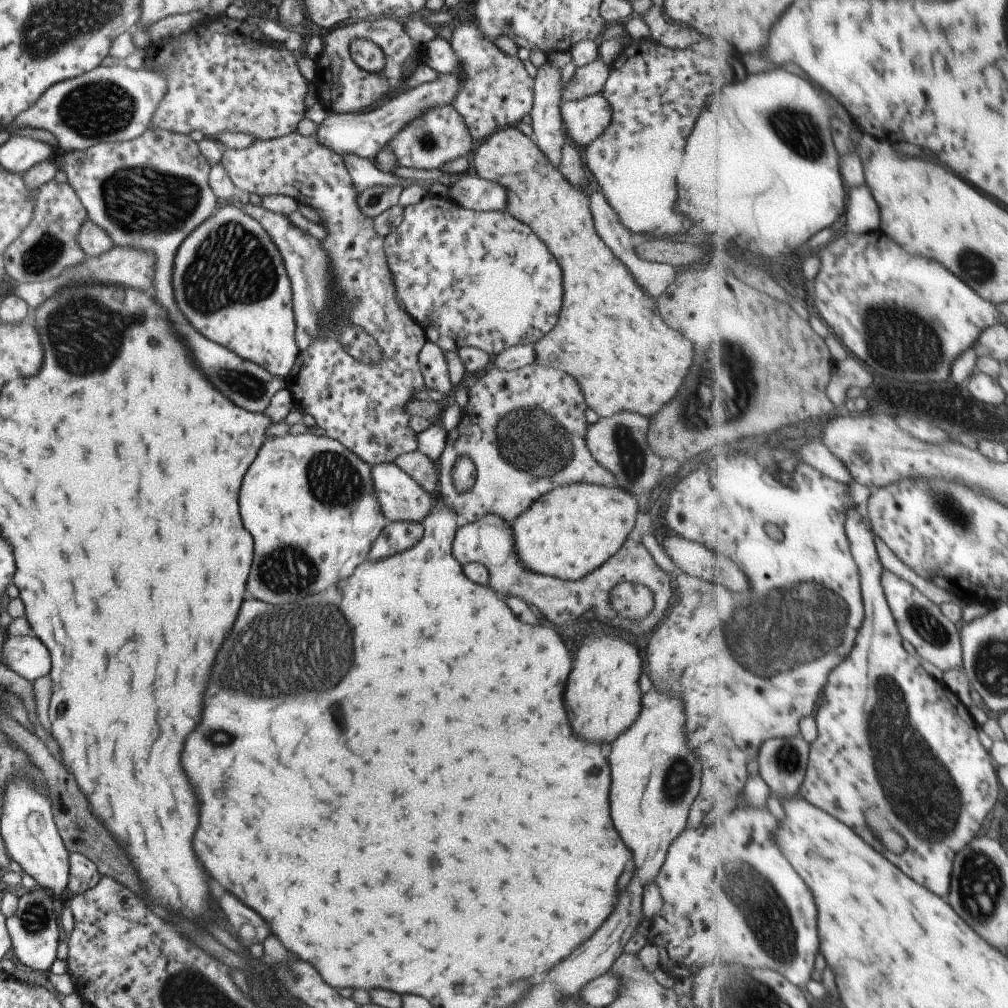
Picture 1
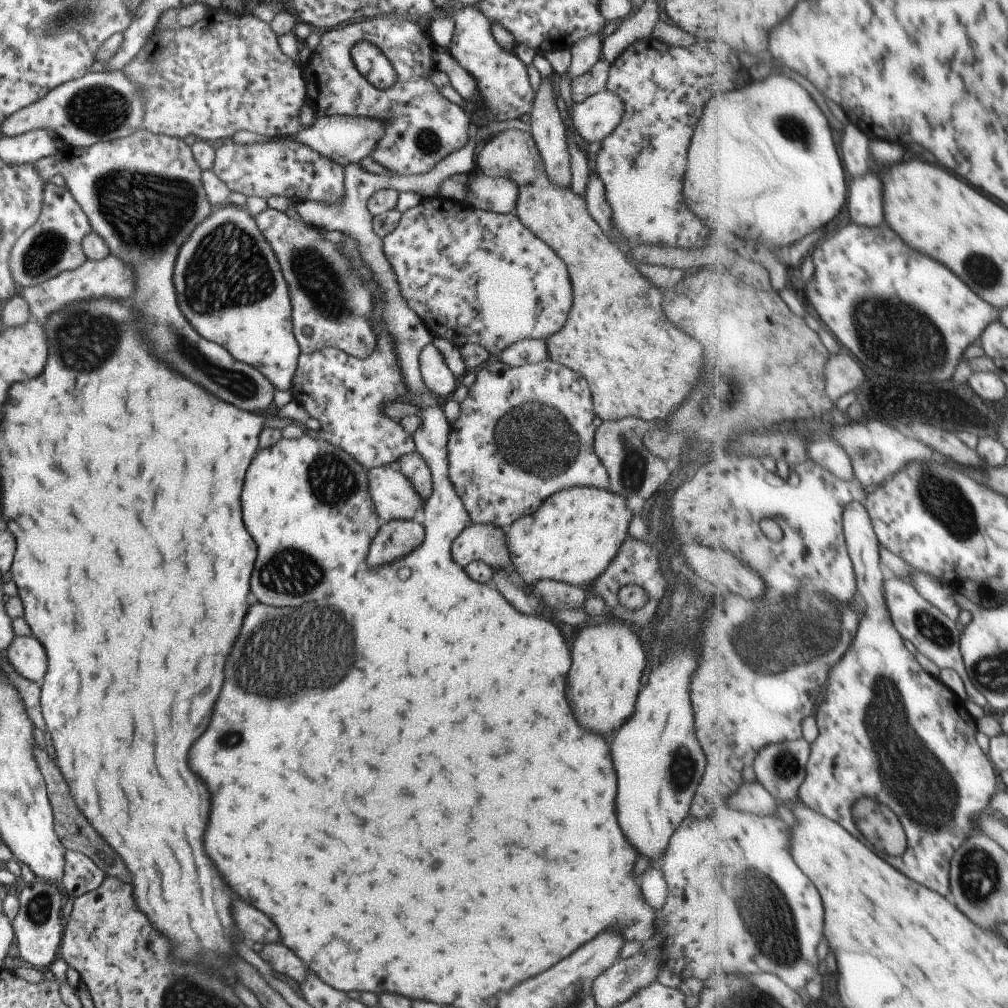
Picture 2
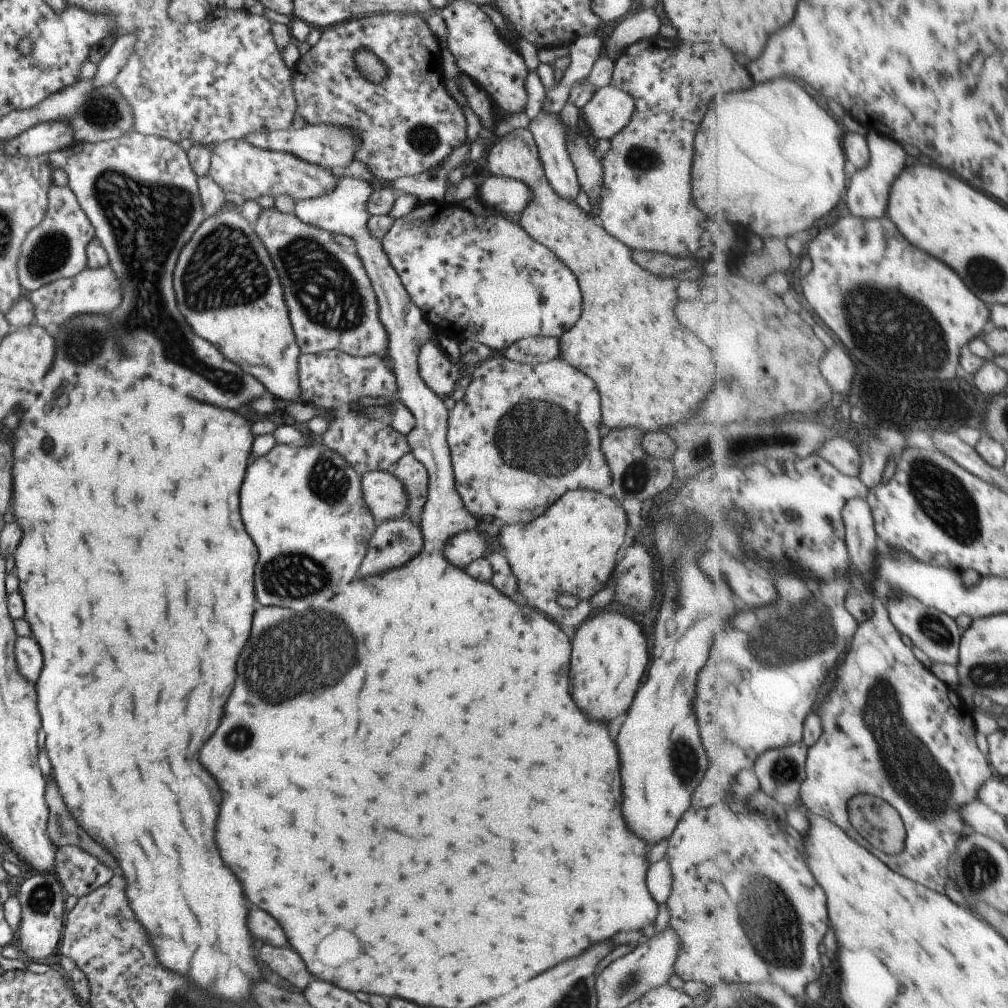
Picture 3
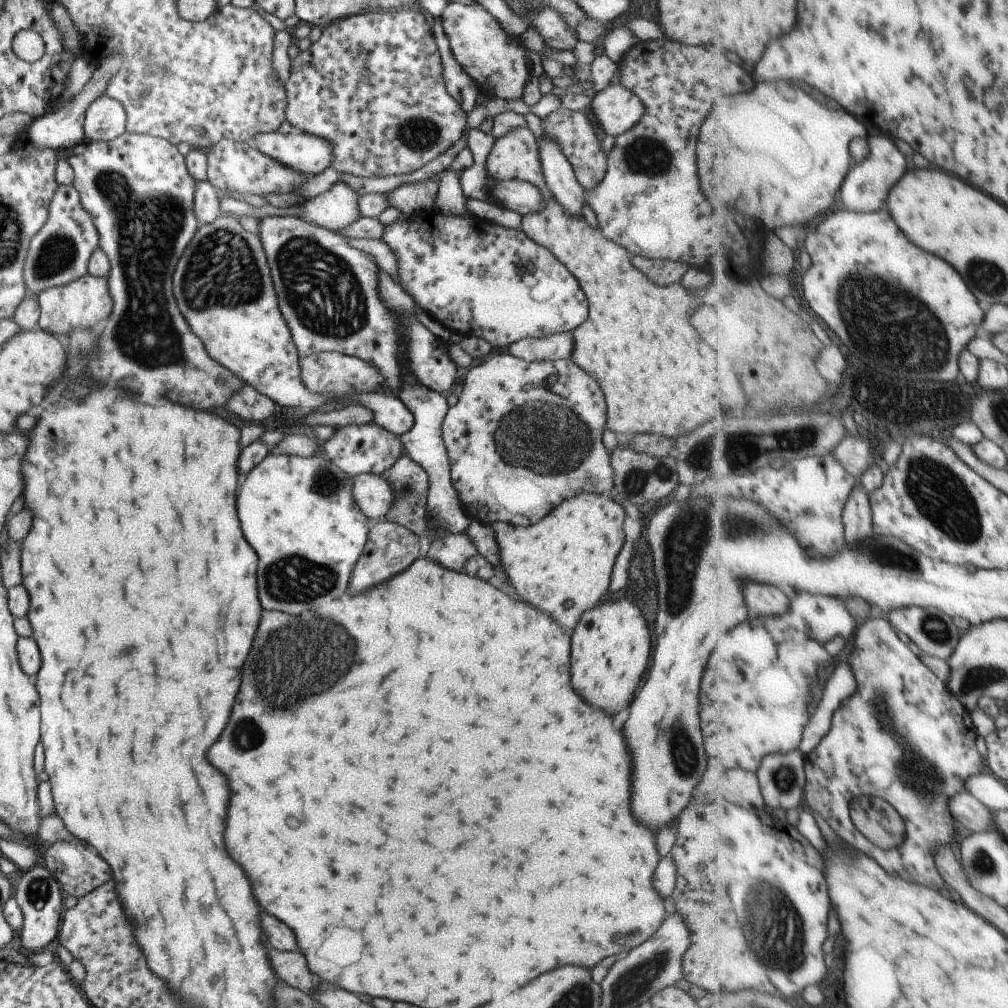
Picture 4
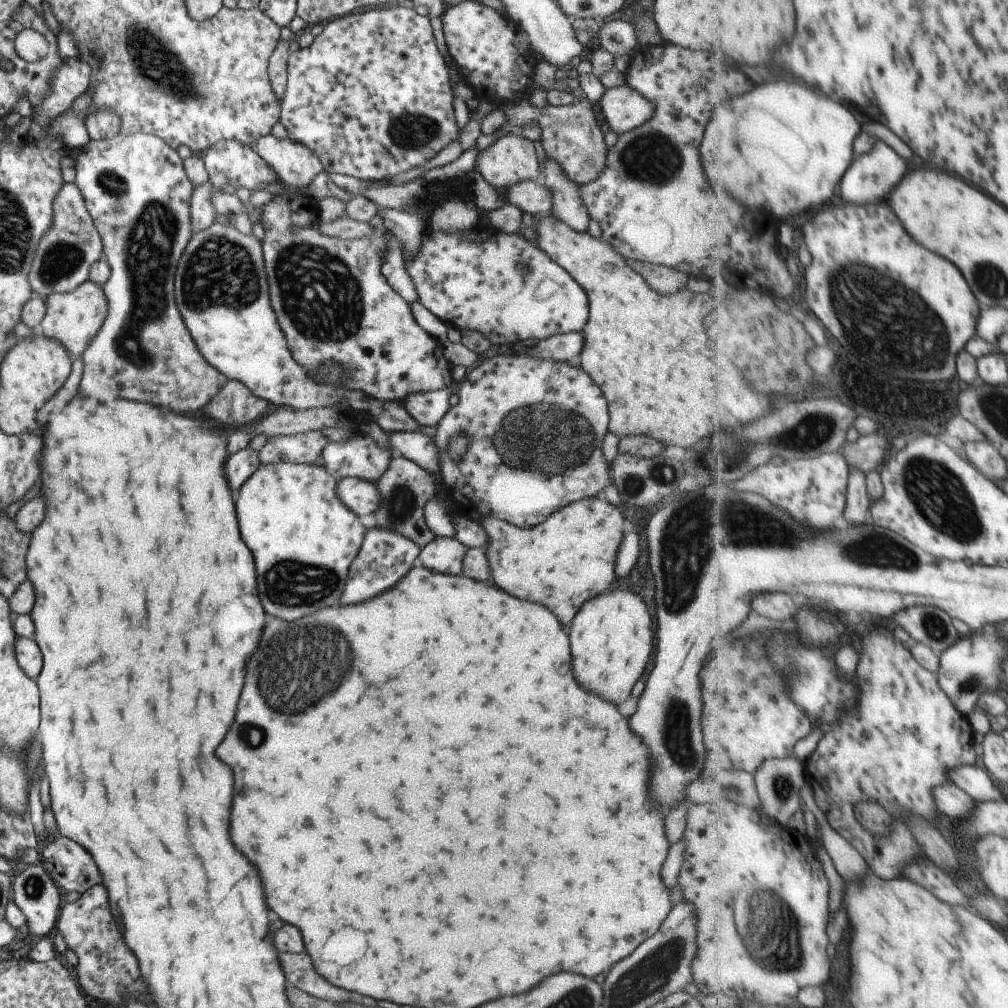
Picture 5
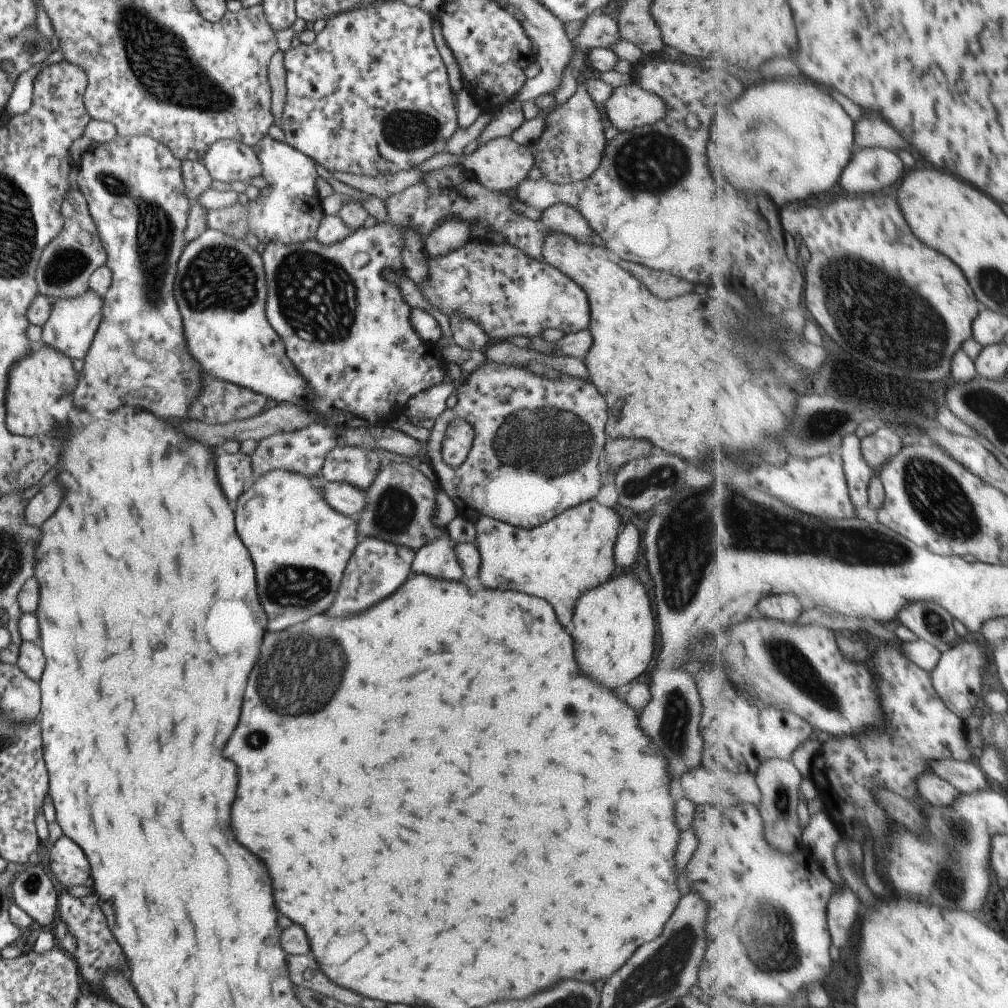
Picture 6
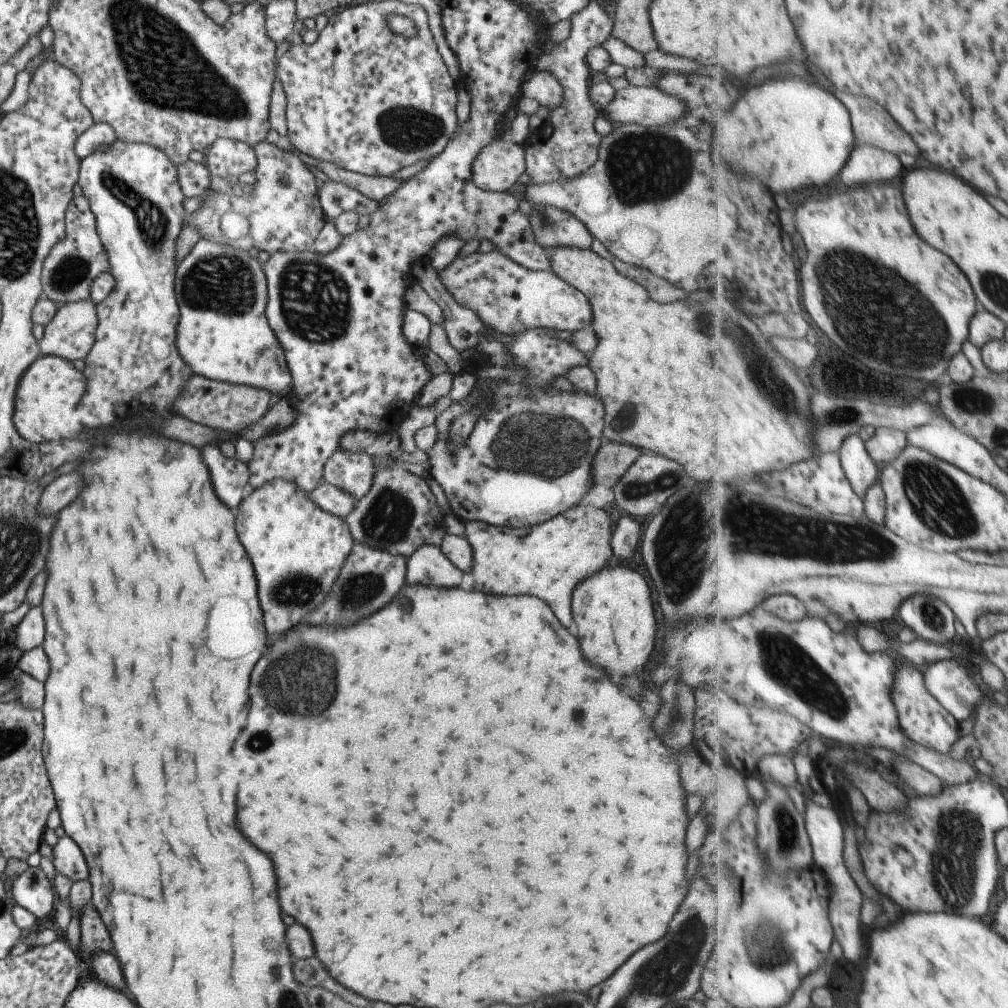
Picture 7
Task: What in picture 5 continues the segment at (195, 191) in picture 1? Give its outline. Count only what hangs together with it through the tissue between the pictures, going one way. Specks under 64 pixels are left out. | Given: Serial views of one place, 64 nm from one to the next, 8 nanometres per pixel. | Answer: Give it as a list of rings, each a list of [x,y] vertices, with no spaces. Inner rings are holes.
[[[120,133],[111,139],[90,140],[80,148],[74,162],[75,185],[92,215],[111,268],[110,278],[103,284],[108,314],[80,356],[83,374],[78,394],[98,400],[108,400],[110,396],[128,398],[126,394],[132,394],[136,400],[162,404],[174,412],[198,412],[221,392],[224,376],[202,356],[178,310],[173,289],[178,261],[193,235],[190,201],[195,186],[186,174],[183,159],[159,136]]]

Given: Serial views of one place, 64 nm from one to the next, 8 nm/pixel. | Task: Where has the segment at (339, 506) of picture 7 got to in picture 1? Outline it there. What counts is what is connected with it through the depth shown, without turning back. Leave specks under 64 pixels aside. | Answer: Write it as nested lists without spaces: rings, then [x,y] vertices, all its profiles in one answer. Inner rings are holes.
[[[378,463],[371,467],[371,473],[375,493],[388,522],[422,523],[430,514],[434,497],[396,463]]]

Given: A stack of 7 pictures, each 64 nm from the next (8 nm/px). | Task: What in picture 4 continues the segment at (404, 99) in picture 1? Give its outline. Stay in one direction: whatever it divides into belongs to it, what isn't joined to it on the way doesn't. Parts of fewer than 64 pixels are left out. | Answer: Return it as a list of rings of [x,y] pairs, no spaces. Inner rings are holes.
[[[276,130],[257,134],[252,144],[301,175],[315,176],[331,166],[335,159],[328,139],[306,131],[283,134]]]

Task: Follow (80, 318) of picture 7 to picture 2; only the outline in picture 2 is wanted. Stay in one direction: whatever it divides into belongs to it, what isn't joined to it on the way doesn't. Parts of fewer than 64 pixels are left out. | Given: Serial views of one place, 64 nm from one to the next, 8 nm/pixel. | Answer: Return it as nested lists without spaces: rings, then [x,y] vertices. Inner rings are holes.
[[[108,252],[102,260],[86,259],[75,269],[61,272],[46,282],[24,287],[22,296],[28,303],[33,320],[43,324],[50,313],[60,310],[64,305],[84,299],[106,298],[124,299],[130,297],[137,287],[137,274],[120,257]]]

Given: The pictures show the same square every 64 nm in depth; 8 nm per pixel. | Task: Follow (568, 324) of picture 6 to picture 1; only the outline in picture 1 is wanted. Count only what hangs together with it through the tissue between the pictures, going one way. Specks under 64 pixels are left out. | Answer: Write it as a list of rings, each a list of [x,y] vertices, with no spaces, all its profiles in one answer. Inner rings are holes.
[[[427,194],[420,202],[404,209],[400,226],[385,236],[384,250],[396,285],[397,301],[423,328],[426,340],[436,343],[443,351],[458,352],[464,347],[474,347],[483,350],[488,356],[496,356],[503,350],[516,345],[533,344],[556,326],[558,310],[562,304],[562,270],[555,256],[546,250],[546,246],[529,226],[514,218],[507,210],[476,212],[457,205],[448,198],[432,194]]]

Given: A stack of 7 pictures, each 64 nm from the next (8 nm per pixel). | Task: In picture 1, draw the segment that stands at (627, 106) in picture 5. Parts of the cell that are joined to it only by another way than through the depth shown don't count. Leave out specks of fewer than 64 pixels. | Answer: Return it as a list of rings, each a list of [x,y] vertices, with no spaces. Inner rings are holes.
[[[600,92],[577,101],[562,101],[561,115],[567,136],[582,150],[600,137],[610,124],[611,104]]]

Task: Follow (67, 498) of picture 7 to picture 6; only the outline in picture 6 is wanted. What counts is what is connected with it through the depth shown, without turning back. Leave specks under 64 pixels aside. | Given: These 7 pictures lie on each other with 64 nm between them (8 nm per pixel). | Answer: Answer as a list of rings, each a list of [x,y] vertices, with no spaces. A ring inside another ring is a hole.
[[[46,484],[34,498],[28,500],[26,506],[26,522],[32,526],[40,526],[46,522],[46,518],[50,518],[56,510],[56,506],[62,500],[62,490],[58,484]]]

